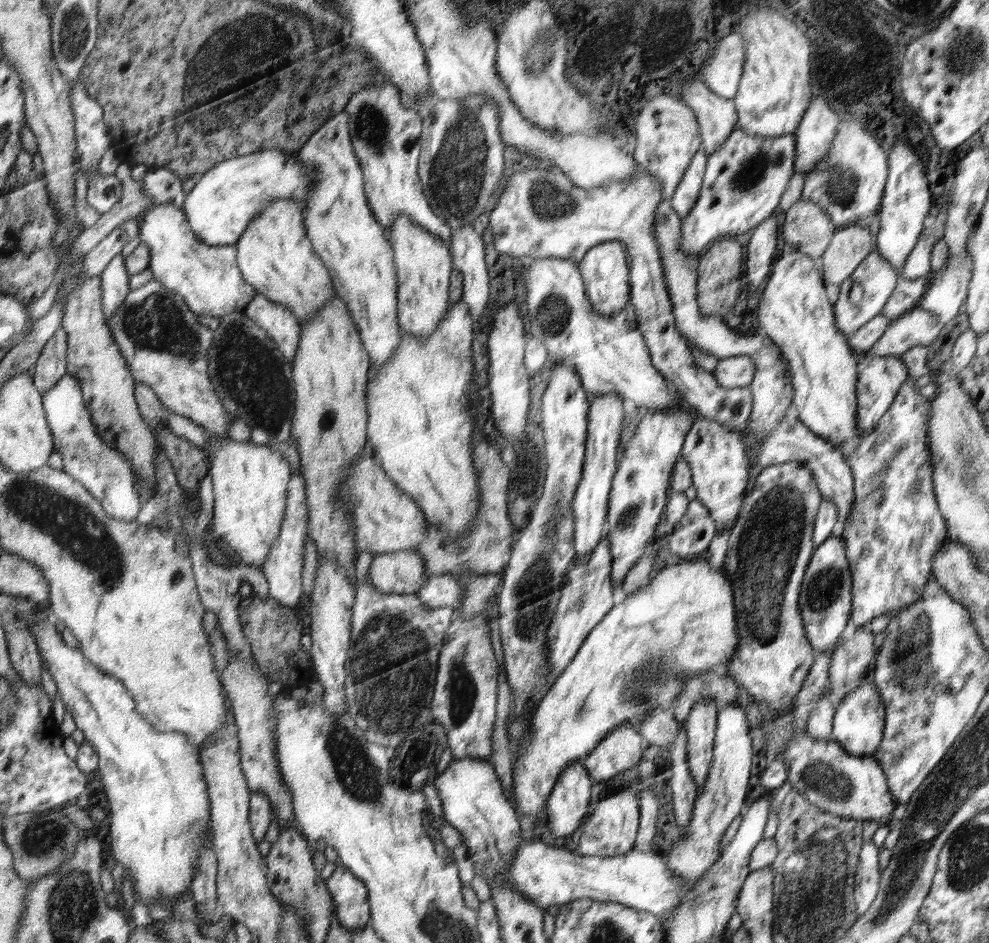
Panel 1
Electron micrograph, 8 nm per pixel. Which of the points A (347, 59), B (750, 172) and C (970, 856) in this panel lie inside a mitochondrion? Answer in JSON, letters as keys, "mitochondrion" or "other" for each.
{"A":"other","B":"mitochondrion","C":"mitochondrion"}

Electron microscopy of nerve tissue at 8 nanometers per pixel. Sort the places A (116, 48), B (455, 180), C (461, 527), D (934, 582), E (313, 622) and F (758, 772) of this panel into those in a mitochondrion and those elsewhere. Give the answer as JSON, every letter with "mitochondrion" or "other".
{"A":"other","B":"mitochondrion","C":"other","D":"other","E":"other","F":"other"}

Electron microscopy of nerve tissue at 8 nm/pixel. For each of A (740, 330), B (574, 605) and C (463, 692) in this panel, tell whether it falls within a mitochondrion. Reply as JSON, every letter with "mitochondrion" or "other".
{"A":"other","B":"mitochondrion","C":"mitochondrion"}

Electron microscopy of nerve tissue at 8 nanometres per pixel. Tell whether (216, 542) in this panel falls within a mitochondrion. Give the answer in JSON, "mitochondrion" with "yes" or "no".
{"mitochondrion":"no"}

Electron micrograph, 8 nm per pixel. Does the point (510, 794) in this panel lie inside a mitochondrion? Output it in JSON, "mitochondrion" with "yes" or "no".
{"mitochondrion":"no"}

